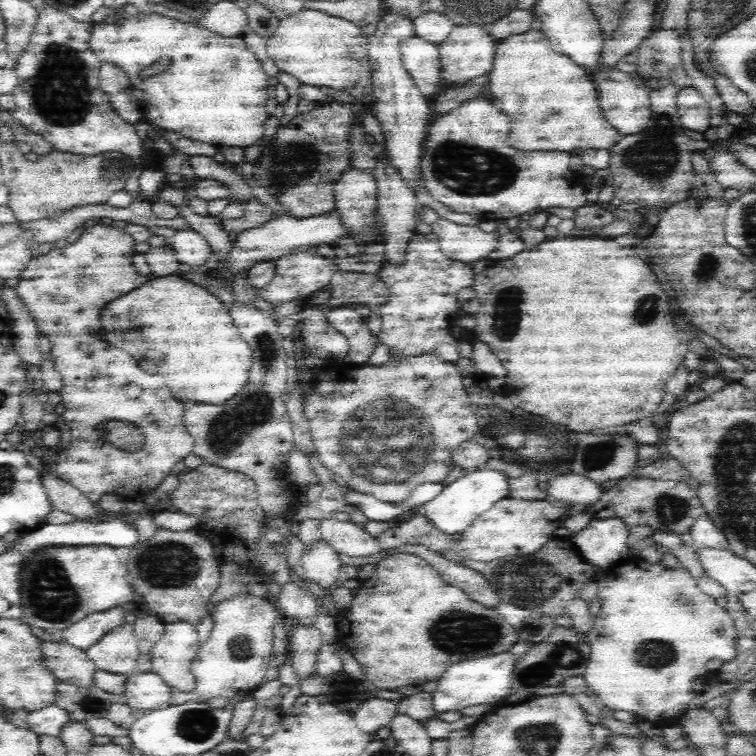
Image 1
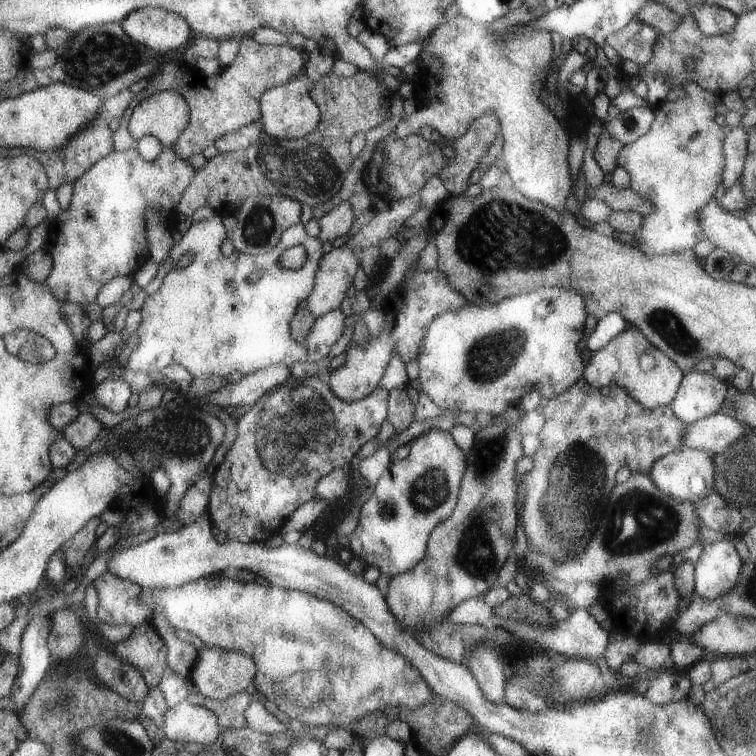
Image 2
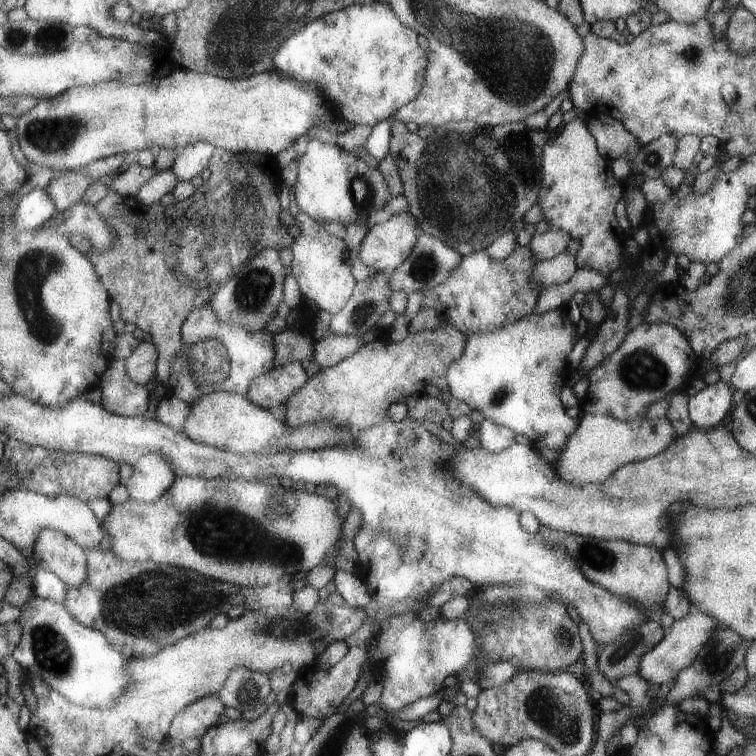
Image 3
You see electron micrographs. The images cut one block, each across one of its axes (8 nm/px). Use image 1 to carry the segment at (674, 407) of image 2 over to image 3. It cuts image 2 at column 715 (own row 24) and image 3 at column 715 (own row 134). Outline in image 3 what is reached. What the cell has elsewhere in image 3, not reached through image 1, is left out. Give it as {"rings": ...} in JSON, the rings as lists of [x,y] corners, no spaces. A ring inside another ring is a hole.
{"rings":[[[718,380],[690,397],[686,405],[692,428],[705,431],[725,423],[735,402],[732,392],[727,382]]]}

